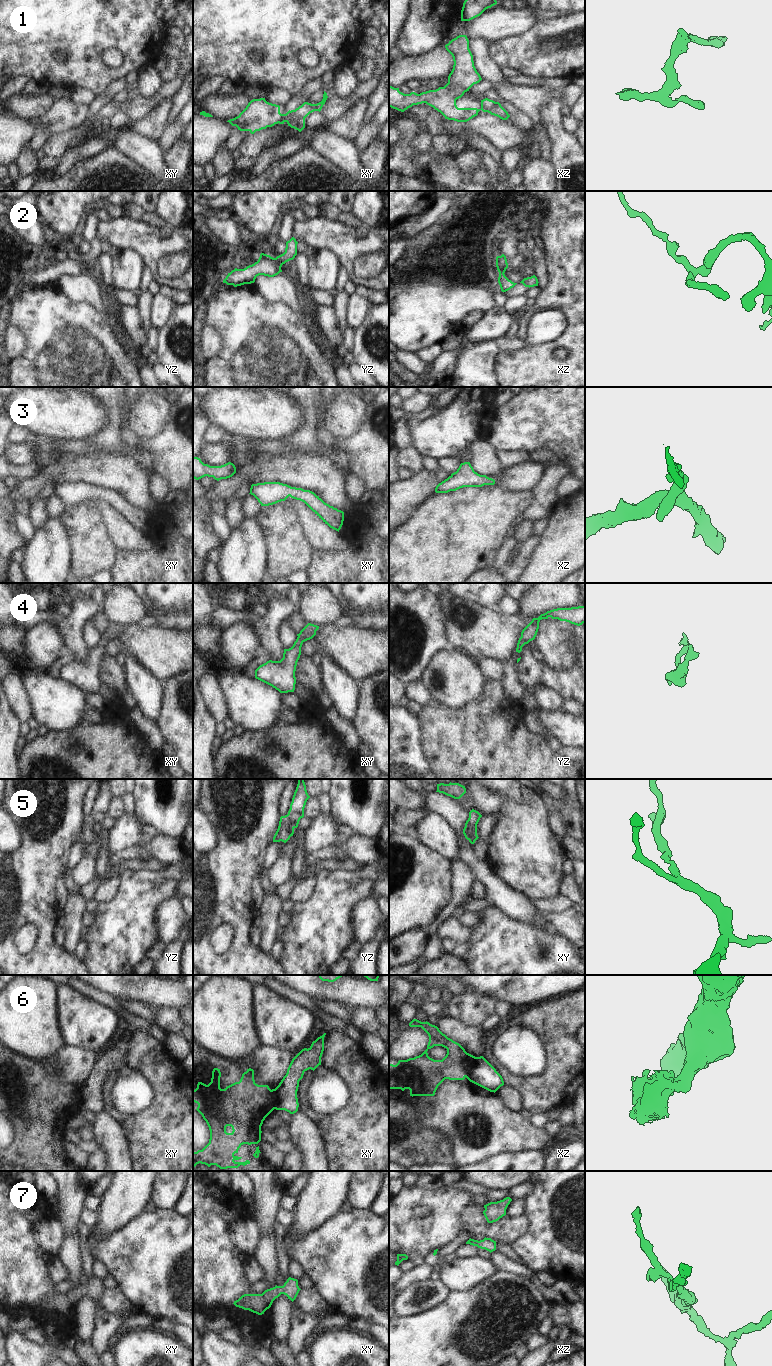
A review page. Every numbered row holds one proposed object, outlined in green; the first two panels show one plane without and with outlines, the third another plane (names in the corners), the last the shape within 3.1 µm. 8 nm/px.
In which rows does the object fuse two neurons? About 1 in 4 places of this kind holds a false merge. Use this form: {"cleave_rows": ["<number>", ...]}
{"cleave_rows": ["1", "6"]}

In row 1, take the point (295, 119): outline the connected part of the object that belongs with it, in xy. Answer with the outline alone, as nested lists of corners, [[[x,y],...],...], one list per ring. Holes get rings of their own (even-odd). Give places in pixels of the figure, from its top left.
[[[324,91],[323,99],[321,102],[317,104],[311,104],[308,102],[304,102],[301,106],[296,108],[295,110],[289,110],[284,118],[280,120],[279,124],[284,124],[285,122],[291,128],[294,128],[301,132],[305,128],[305,118],[314,111],[321,111],[323,105],[325,104],[328,96]]]

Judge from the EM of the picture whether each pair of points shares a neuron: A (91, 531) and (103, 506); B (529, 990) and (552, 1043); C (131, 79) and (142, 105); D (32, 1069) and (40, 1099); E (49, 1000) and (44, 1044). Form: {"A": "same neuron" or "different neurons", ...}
{"A": "different neurons", "B": "different neurons", "C": "same neuron", "D": "same neuron", "E": "same neuron"}

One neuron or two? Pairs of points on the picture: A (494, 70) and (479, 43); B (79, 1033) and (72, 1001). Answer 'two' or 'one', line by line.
A: one
B: one

